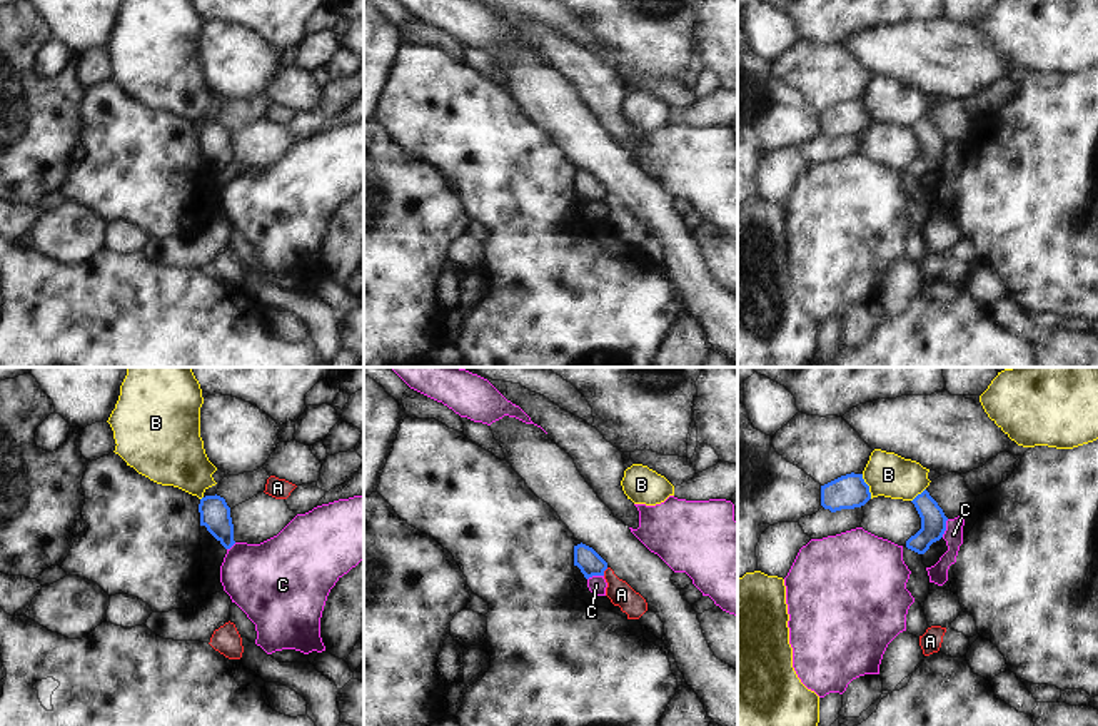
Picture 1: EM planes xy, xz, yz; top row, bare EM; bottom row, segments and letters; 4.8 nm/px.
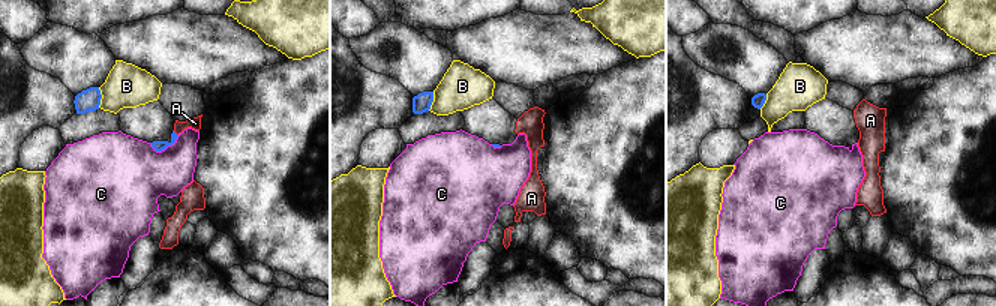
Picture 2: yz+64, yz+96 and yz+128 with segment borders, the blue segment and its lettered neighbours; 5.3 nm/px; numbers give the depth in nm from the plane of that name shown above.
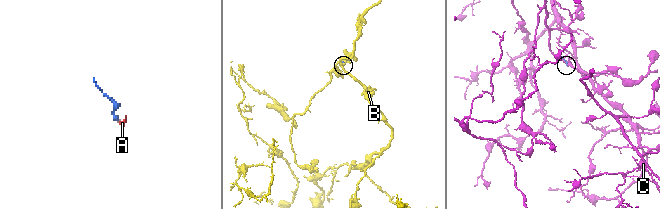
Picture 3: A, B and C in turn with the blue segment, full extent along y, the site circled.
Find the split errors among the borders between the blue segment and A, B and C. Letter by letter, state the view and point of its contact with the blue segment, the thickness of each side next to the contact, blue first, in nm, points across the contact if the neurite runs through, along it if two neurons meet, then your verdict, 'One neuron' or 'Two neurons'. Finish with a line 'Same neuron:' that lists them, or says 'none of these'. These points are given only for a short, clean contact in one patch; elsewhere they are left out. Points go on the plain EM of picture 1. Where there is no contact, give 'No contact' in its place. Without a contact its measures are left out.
A: Touches blue at xz (604, 196). Thickness 120 nm (blue) against 120 nm. Boundary: xz (608, 194), (603, 201). Two neurons
B: Touches blue at yz (868, 112). Thickness 170 nm (blue) against 220 nm. Two neurons
C: Touches blue at yz (945, 154). Thickness 130 nm (blue) against 90 nm. Boundary: yz (948, 146), (941, 162). Two neurons
Same neuron: none of these

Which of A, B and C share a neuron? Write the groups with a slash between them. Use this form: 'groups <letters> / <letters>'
groups A / B / C

